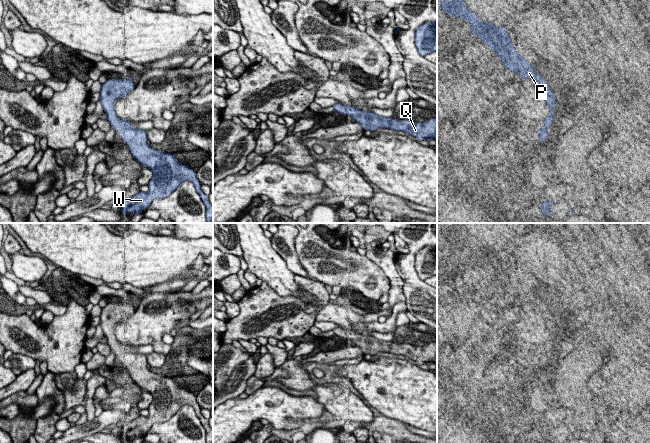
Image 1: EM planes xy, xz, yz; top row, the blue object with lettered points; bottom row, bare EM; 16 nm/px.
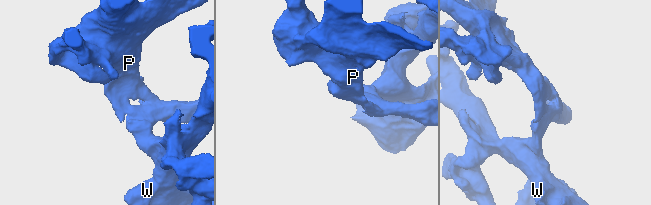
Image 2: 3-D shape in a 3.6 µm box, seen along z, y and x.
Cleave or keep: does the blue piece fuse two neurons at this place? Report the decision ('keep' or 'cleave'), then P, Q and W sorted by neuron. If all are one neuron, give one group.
keep | P Q W

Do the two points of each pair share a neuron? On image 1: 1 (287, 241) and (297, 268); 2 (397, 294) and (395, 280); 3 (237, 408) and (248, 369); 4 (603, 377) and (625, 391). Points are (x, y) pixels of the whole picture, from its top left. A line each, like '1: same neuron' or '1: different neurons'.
1: same neuron
2: same neuron
3: different neurons
4: same neuron

